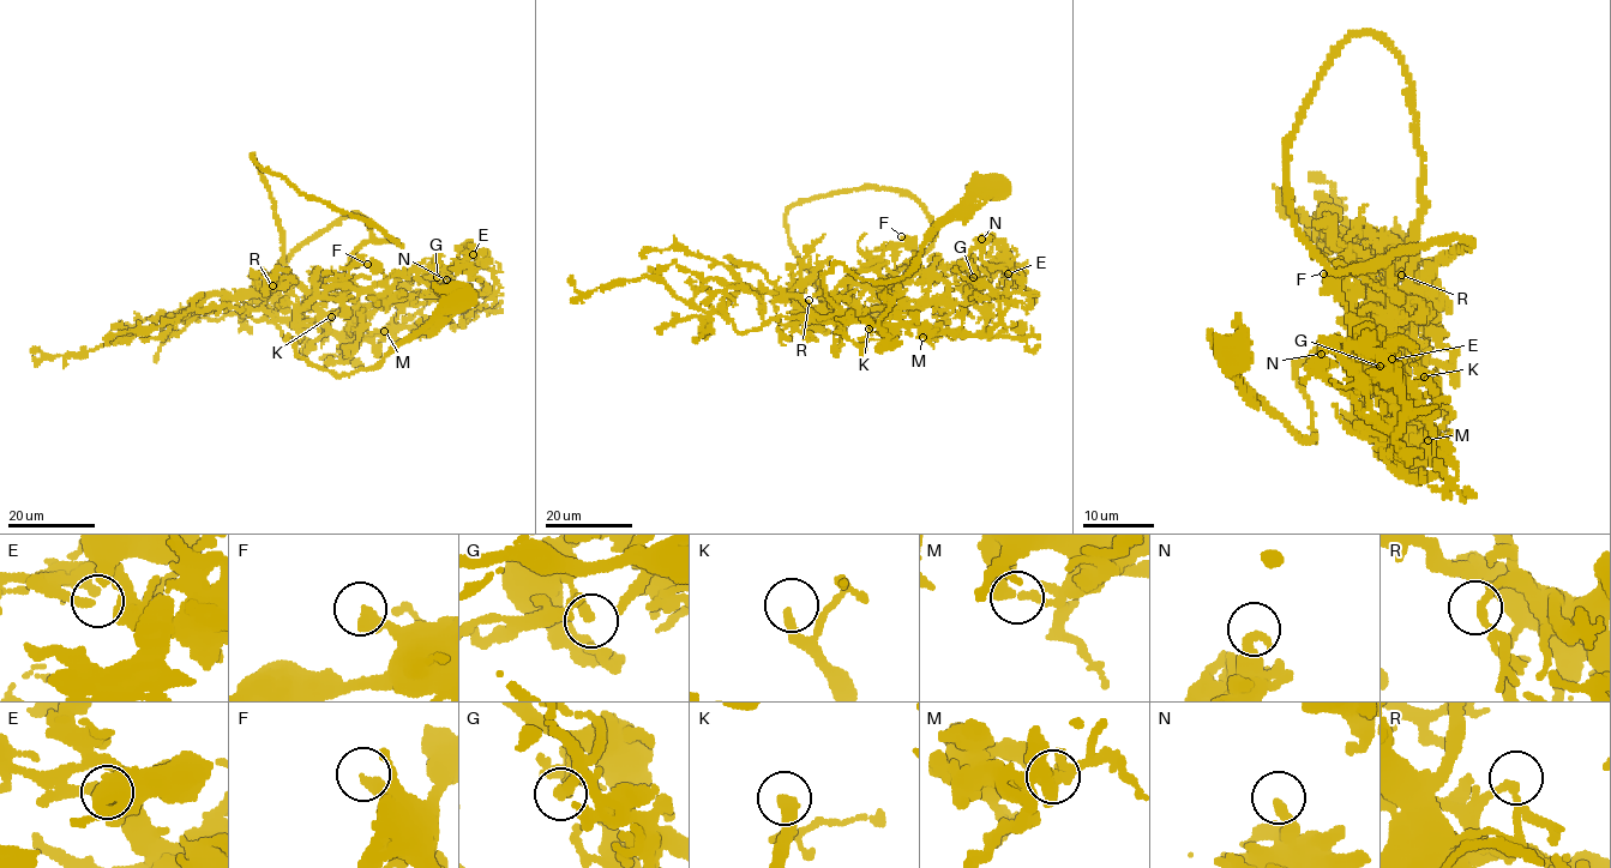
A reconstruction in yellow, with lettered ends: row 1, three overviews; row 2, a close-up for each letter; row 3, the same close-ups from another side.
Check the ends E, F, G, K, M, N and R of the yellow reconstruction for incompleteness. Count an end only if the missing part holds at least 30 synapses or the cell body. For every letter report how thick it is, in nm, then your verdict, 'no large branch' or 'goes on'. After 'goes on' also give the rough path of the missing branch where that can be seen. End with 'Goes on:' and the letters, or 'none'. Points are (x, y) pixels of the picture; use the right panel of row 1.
E: calibre 240 nm; no large branch
F: calibre 380 nm; no large branch
G: calibre 280 nm; no large branch
K: calibre 320 nm; goes on; course (1424, 377), (1420, 355), (1410, 344), (1412, 326)
M: calibre 280 nm; no large branch
N: calibre 320 nm; no large branch
R: calibre 160 nm; no large branch
Goes on: K

